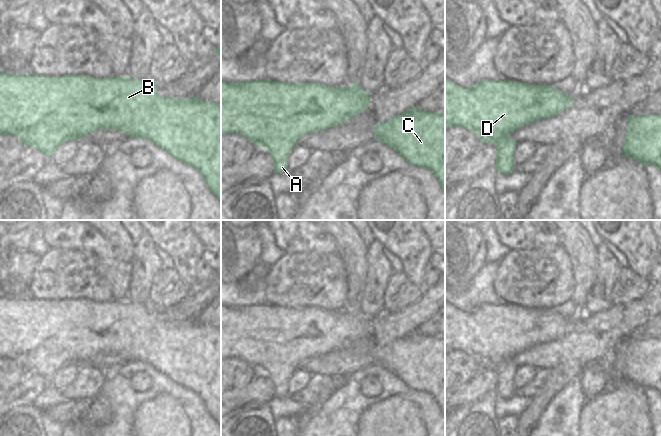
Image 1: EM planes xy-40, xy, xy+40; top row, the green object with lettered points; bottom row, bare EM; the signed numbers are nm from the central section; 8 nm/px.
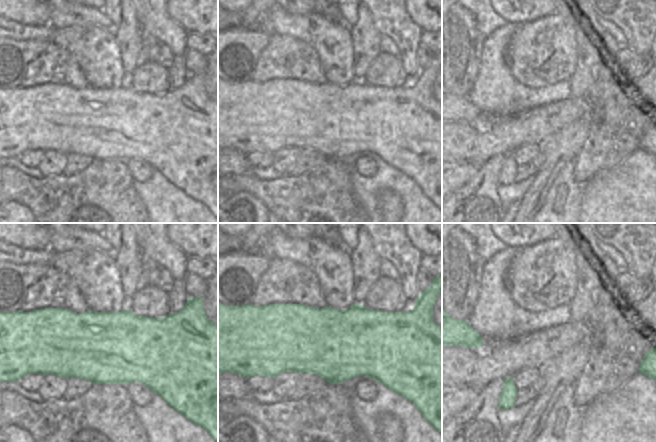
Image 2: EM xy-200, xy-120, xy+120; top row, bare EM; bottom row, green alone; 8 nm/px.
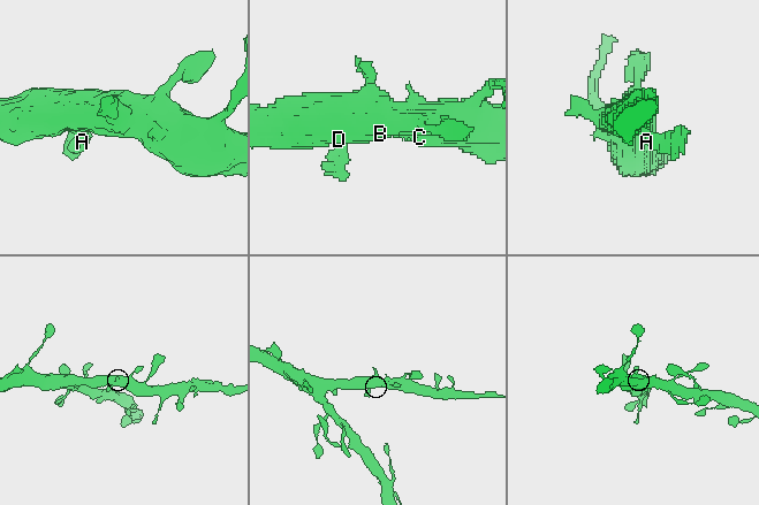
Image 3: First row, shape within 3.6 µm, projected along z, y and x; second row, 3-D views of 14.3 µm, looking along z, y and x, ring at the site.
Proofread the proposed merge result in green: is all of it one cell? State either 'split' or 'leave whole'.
leave whole

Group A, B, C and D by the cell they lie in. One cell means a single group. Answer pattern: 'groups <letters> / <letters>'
groups A B C D

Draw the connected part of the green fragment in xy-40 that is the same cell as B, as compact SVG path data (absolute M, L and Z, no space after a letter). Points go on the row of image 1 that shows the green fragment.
M0 73L0 135L13 135L26 147L33 147L41 151L47 157L52 157L54 152L67 141L78 141L79 137L87 137L99 129L115 129L125 133L128 137L139 137L147 139L154 145L174 157L175 159L197 169L204 178L210 191L221 203L221 106L203 101L198 97L189 99L173 99L161 97L156 88L161 85L149 85L145 81L139 81L131 77L107 77L95 79L87 75L63 75L61 77L45 77L43 75L11 75Z

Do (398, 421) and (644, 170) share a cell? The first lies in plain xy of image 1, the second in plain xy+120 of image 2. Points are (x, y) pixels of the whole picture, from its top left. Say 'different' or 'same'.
same

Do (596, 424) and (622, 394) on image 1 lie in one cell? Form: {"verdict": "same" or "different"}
{"verdict": "same"}

